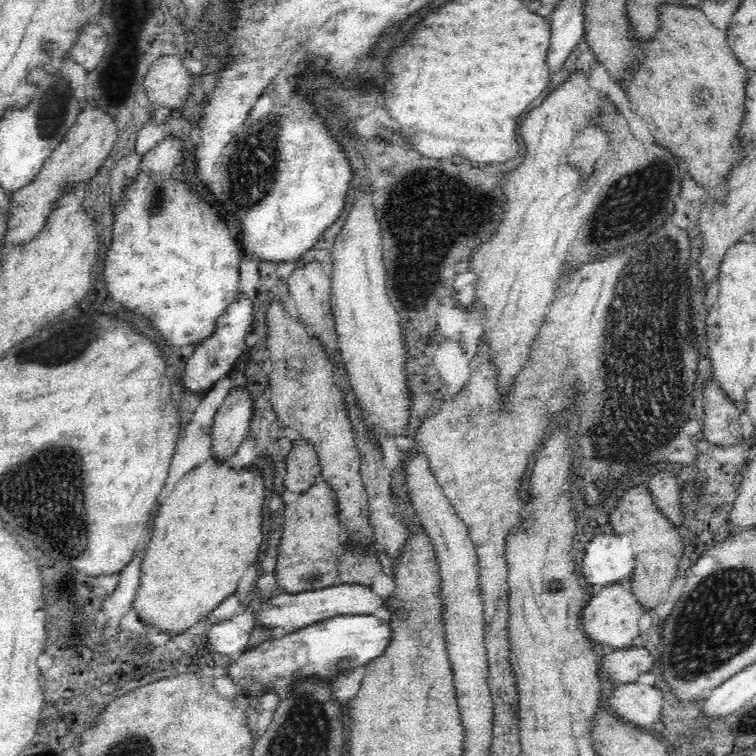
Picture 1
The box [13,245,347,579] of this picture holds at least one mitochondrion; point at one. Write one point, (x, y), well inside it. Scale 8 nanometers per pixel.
(61, 348)

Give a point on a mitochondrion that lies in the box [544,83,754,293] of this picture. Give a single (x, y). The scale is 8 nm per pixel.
(641, 193)

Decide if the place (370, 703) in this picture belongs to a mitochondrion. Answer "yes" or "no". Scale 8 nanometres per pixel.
no

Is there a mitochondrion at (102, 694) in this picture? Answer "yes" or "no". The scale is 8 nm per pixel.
no

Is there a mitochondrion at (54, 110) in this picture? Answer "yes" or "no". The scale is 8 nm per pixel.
yes

